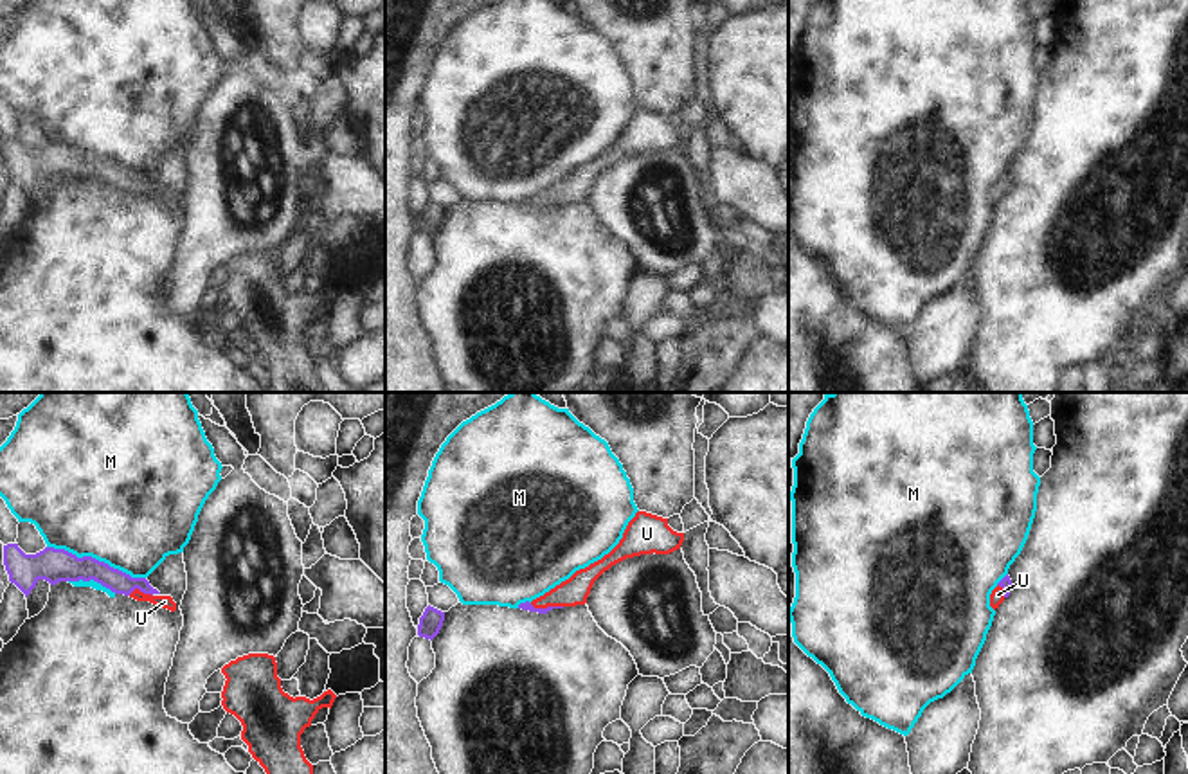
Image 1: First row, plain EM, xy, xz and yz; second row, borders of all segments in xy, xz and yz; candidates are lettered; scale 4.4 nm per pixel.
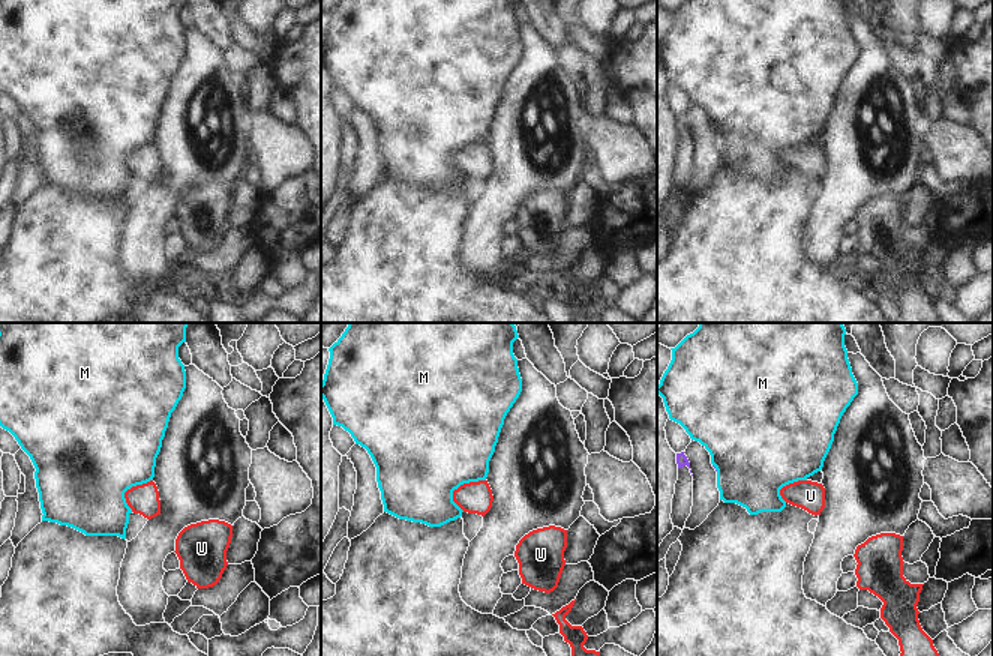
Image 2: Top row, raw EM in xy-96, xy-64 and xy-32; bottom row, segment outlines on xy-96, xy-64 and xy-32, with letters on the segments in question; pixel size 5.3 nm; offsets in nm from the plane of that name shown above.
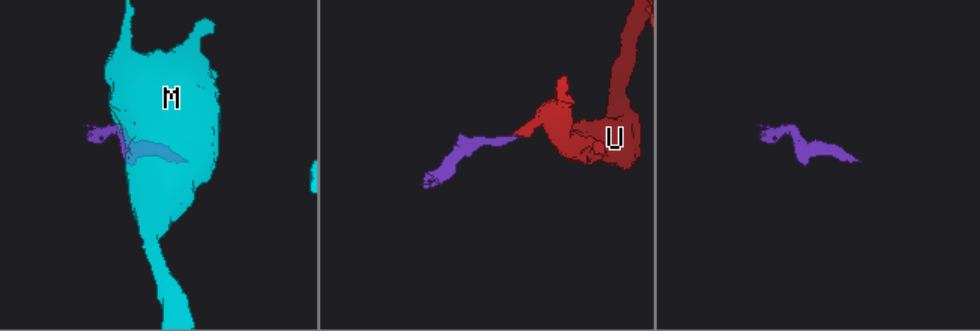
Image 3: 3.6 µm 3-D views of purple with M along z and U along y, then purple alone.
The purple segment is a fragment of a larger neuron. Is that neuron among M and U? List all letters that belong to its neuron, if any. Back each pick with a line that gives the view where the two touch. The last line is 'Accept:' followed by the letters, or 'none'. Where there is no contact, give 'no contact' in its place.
U: xz
Accept: U

